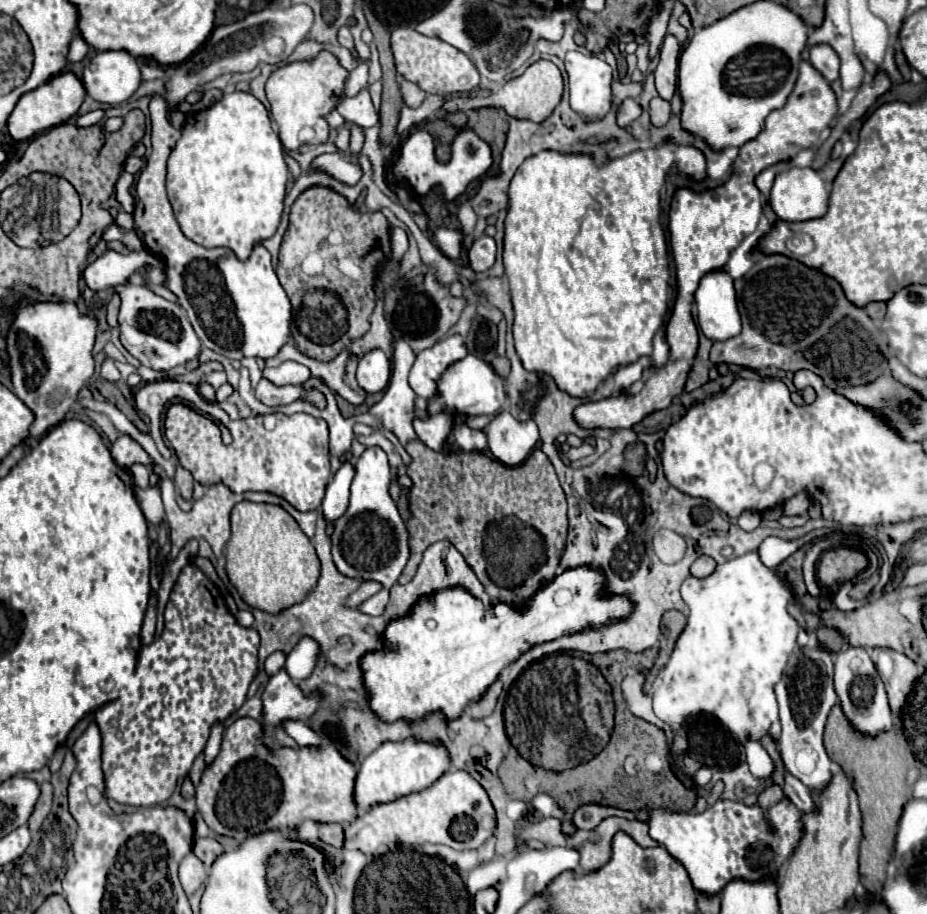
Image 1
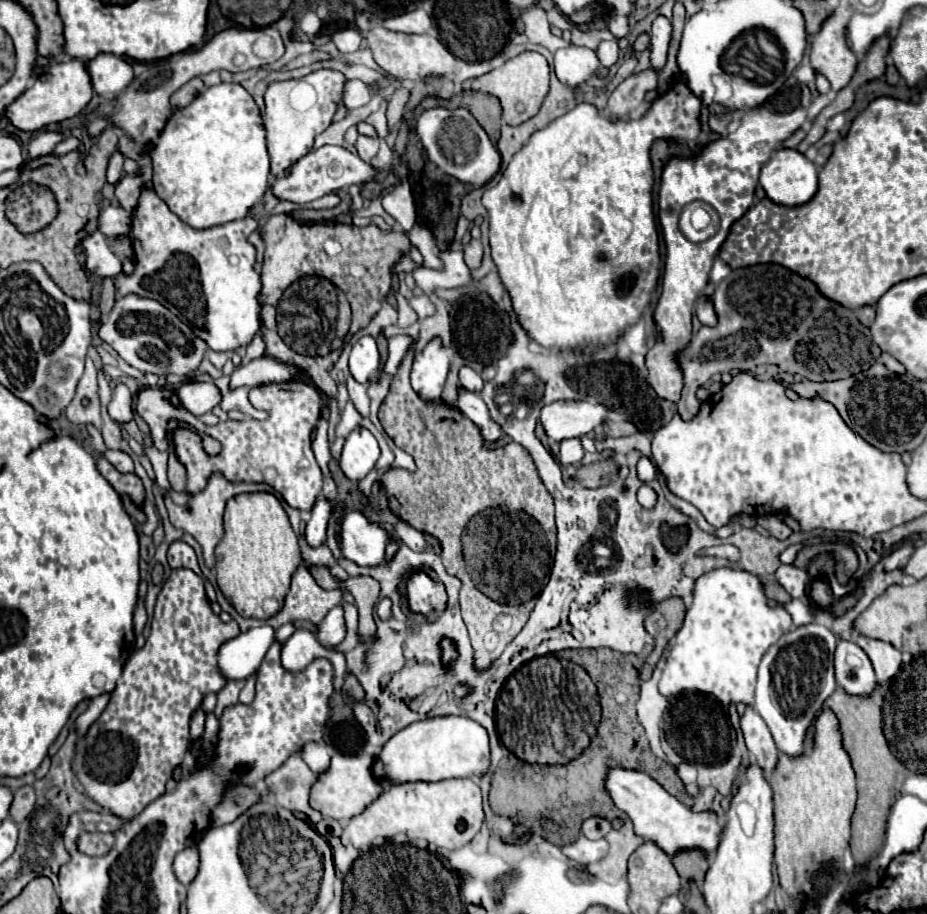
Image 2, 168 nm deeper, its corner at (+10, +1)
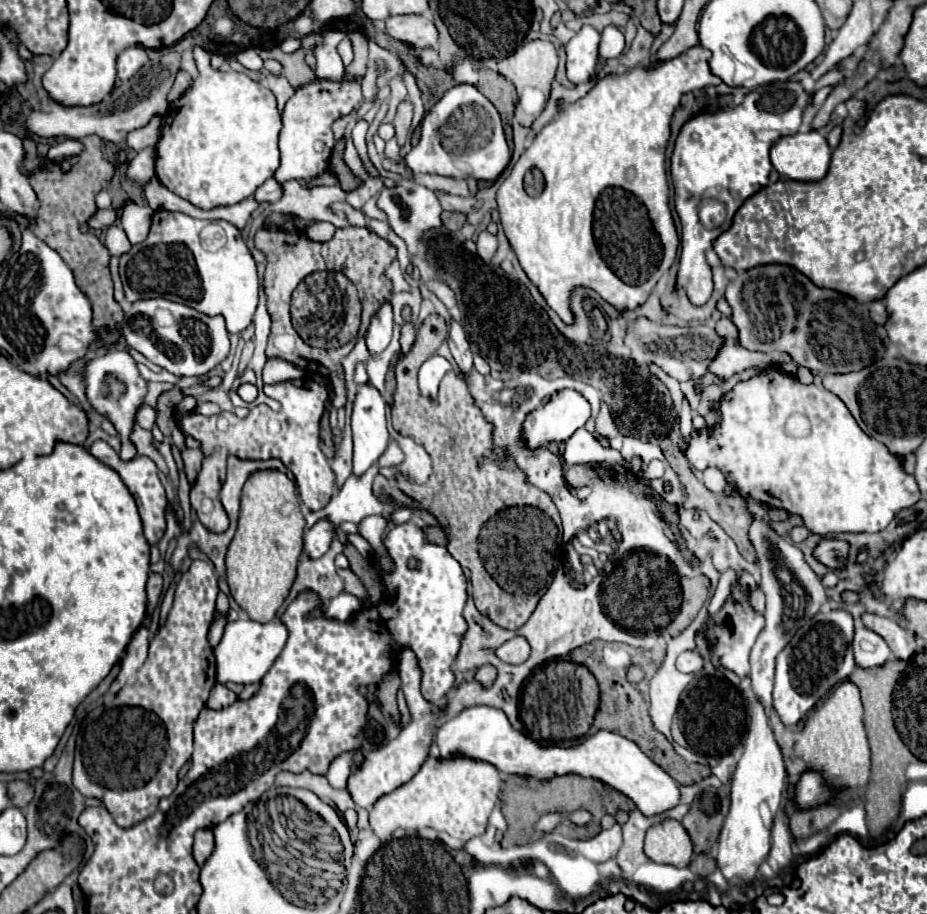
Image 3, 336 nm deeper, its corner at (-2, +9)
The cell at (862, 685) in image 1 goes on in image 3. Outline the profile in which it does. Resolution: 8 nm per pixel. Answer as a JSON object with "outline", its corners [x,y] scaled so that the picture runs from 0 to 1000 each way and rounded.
{"outline":[[[924,686],[922,688],[920,714],[922,714],[922,725],[931,732],[950,730],[950,728],[955,728],[955,723],[961,717],[957,704],[935,686]]]}

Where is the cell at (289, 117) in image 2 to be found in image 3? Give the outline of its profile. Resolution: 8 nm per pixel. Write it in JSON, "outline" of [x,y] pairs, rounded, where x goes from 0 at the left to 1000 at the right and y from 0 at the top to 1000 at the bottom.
{"outline":[[[370,84],[368,89],[340,86],[331,93],[325,93],[305,119],[305,141],[301,148],[303,181],[297,189],[301,200],[312,196],[338,196],[348,189],[355,181],[355,172],[361,159],[357,135],[366,128],[376,126],[389,113],[389,93],[383,86]]]}

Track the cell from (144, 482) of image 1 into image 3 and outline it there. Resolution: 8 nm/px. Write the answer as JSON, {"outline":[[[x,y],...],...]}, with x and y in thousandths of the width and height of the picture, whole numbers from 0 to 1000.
{"outline":[[[139,478],[131,480],[131,491],[128,491],[128,500],[133,500],[133,504],[141,504],[141,500],[148,500],[148,491],[141,485]]]}

